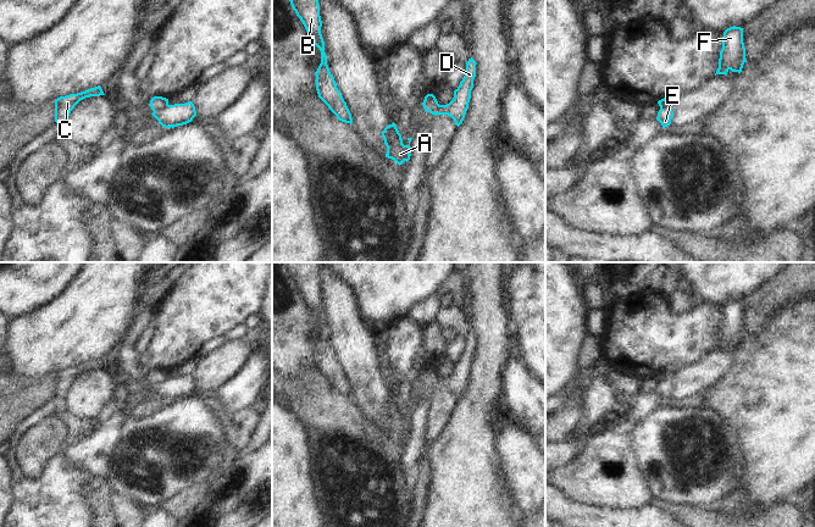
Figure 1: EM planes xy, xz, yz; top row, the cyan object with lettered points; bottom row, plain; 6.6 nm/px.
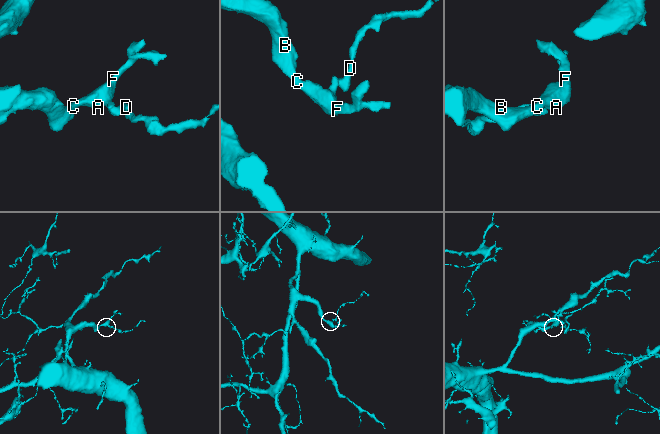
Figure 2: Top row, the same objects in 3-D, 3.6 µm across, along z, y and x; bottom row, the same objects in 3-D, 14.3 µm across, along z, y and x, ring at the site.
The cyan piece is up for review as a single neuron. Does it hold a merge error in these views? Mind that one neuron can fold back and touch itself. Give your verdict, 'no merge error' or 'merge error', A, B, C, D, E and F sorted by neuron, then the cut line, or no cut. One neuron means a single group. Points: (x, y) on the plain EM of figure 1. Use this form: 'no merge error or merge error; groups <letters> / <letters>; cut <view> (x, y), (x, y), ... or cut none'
merge error; groups A B C F / D E; cut xy (167, 377), (154, 384)

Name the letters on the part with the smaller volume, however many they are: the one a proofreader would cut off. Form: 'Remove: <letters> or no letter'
Remove: D, E

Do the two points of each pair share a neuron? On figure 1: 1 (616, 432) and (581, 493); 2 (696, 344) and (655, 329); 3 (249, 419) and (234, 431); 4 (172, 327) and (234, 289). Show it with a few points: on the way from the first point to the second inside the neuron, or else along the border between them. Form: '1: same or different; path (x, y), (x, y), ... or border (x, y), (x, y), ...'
1: same; path (611, 447), (599, 462), (599, 472), (593, 478)
2: same; path (686, 339), (665, 339)
3: same; path (245, 421), (238, 428)
4: same; path (188, 316), (219, 292)

